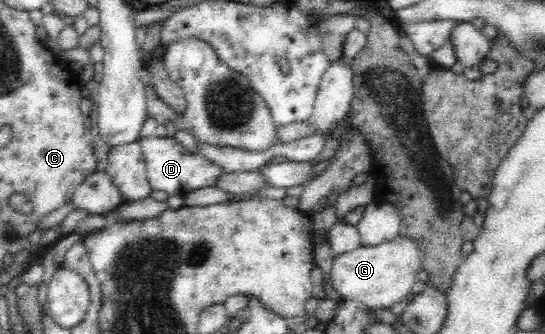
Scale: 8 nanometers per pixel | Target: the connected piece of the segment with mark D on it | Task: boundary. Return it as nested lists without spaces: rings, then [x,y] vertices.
[[[145,137],[139,140],[139,145],[146,162],[146,177],[149,185],[153,190],[165,191],[169,196],[183,196],[195,189],[215,186],[219,177],[224,175],[224,172],[215,163],[188,151],[183,145],[175,142],[173,138]]]

